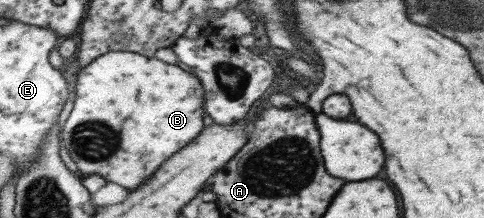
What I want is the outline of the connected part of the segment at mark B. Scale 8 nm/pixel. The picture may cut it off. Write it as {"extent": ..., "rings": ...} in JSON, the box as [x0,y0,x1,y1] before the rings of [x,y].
{"extent":[61,52,203,190],"rings":[[[106,52],[100,55],[98,59],[94,59],[80,68],[76,75],[76,83],[74,85],[74,107],[68,115],[64,125],[62,125],[61,142],[64,145],[64,149],[76,164],[81,174],[98,175],[106,182],[116,183],[127,190],[134,190],[144,184],[148,178],[150,178],[150,171],[154,176],[154,171],[160,167],[160,163],[164,163],[168,157],[172,157],[176,151],[180,151],[188,141],[192,142],[194,137],[198,137],[202,132],[202,114],[203,114],[203,87],[199,82],[199,79],[181,68],[178,68],[176,64],[168,64],[162,62],[156,58],[150,59],[150,57],[144,57],[139,53],[134,52]]]}

